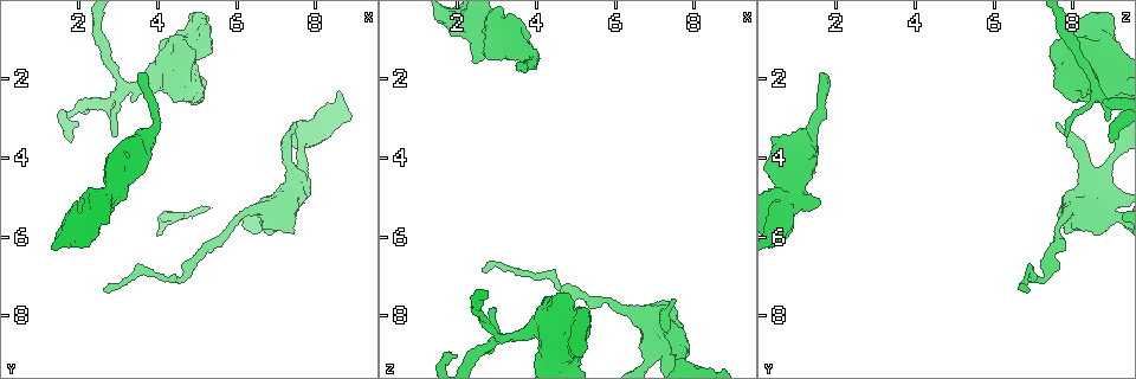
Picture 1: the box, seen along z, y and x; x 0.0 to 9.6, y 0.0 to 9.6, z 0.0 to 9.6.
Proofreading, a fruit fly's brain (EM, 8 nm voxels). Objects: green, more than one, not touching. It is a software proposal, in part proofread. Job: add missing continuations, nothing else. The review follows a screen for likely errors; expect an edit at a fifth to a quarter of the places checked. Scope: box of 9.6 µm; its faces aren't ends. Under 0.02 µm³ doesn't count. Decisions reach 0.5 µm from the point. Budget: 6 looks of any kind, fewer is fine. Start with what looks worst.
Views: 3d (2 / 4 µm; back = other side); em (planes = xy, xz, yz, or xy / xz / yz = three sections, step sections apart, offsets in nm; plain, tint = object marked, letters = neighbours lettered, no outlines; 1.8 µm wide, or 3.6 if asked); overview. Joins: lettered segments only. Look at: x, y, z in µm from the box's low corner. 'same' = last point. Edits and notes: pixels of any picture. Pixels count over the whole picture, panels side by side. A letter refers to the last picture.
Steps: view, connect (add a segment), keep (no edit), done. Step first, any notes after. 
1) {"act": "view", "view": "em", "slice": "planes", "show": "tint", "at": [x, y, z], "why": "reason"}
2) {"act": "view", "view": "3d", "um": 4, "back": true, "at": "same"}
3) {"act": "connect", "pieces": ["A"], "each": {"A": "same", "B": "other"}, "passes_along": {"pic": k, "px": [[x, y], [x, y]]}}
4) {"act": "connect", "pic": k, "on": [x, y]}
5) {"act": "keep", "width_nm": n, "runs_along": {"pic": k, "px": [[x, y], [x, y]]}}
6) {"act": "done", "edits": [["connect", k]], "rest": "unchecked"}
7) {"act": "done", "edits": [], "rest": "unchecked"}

{"act": "view", "view": "em", "slice": "planes", "show": "plain", "at": [2.60, 7.30, 6.85], "why": "free end"}

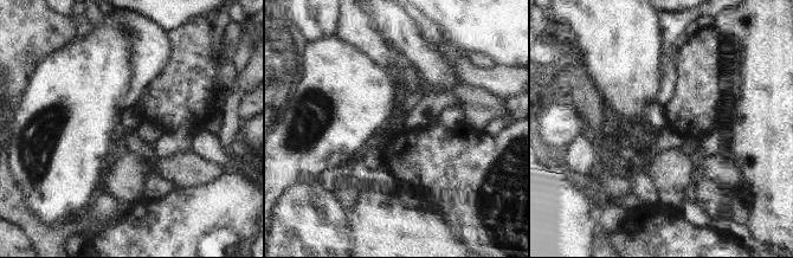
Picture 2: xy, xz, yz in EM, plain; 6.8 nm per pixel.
{"act": "view", "view": "em", "slice": "planes", "show": "letters", "at": "same"}

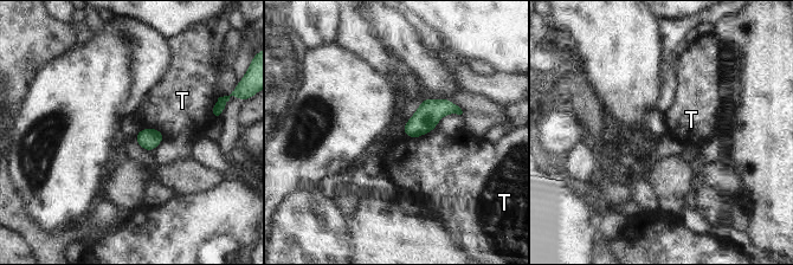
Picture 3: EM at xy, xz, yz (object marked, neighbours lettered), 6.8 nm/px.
{"act": "keep", "width_nm": 150, "each": {"T": "other"}, "border": {"pic": 3, "px": [[434, 128], [417, 137], [404, 135]]}, "found": "none of them fits"}

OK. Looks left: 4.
{"act": "view", "view": "3d", "um": 4, "at": [1.80, 3.50, 8.90], "why": "branch stops here"}

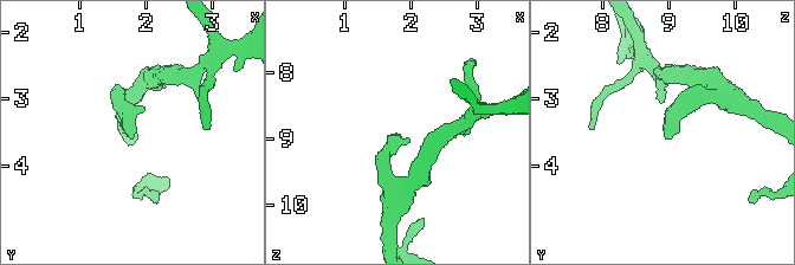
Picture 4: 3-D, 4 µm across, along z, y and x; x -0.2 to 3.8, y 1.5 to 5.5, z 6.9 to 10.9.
{"act": "view", "view": "em", "slice": "planes", "show": "letters", "at": [1.80, 3.55, 8.90], "why": "need the tissue"}

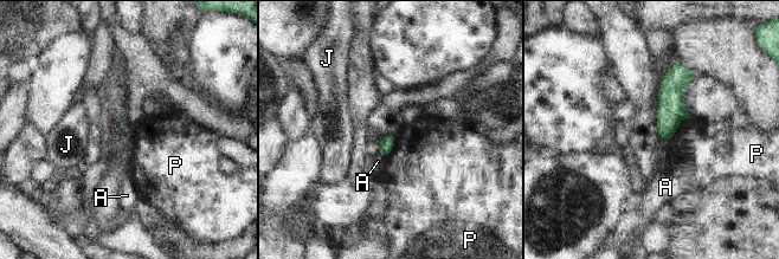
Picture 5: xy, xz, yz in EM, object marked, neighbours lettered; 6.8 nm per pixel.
{"act": "keep", "each": {"A": "other", "J": "other", "P": "other"}, "border": {"pic": 5, "px": [[691, 117], [680, 122], [669, 141]]}, "found": "no lettered segment goes on from it"}

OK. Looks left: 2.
{"act": "view", "view": "em", "slice": "planes", "show": "letters", "at": [3.50, 1.85, 1.60], "why": "free end"}

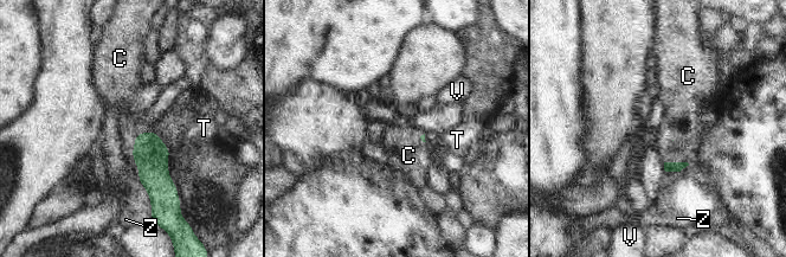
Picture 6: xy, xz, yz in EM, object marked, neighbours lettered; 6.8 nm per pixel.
{"act": "connect", "pieces": ["C"], "longest_contact_nm": ["C", 220], "each": {"C": "same", "T": "other", "V": "other", "Z": "other"}, "passes_along": {"pic": 6, "px": [[149, 153], [135, 139], [129, 128]]}, "found": "it goes on there"}

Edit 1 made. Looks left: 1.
{"act": "done", "edits": [["connect", 6]], "rest": "unchecked"}

